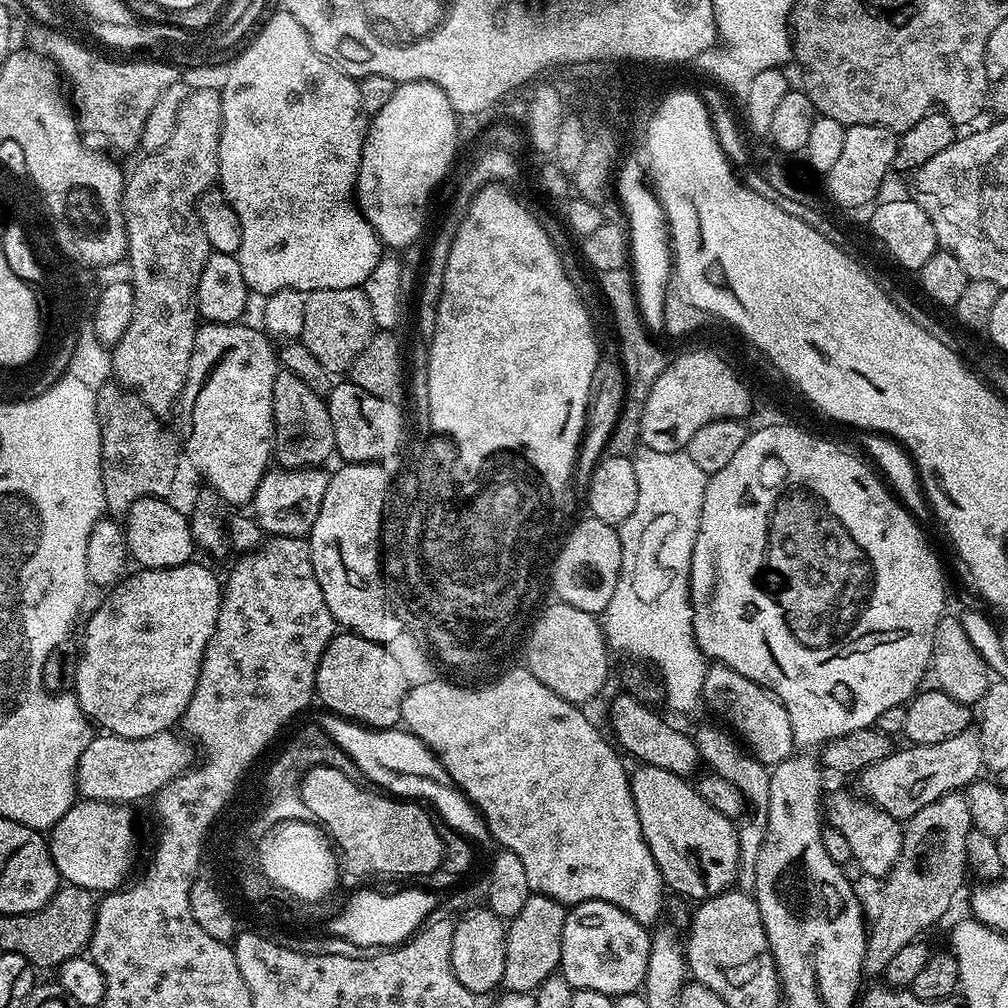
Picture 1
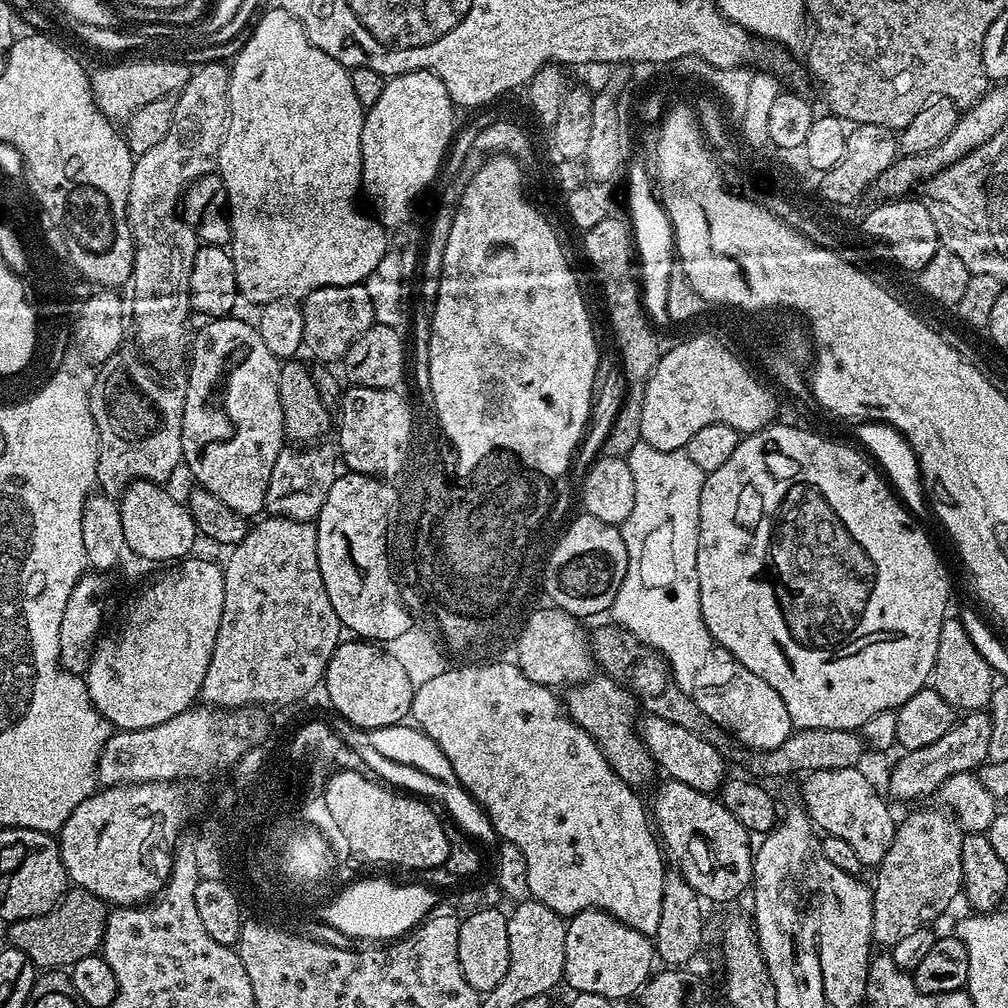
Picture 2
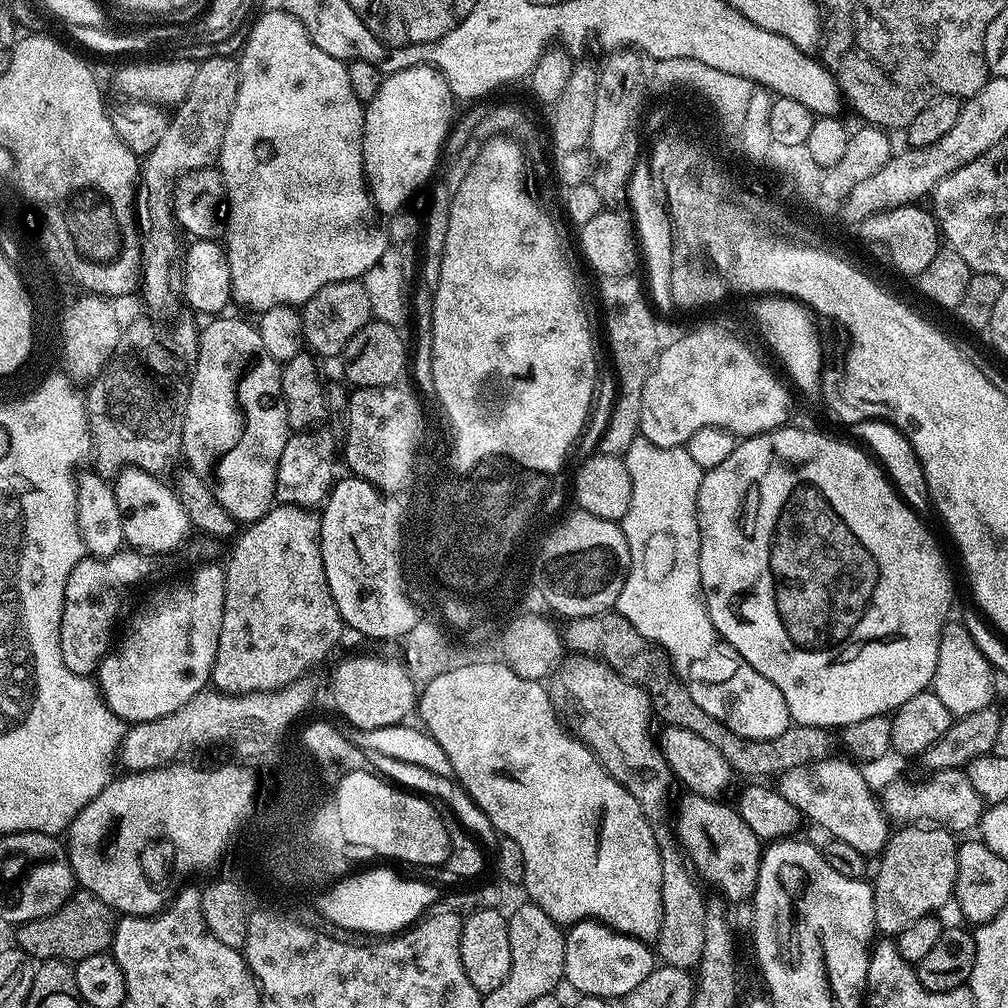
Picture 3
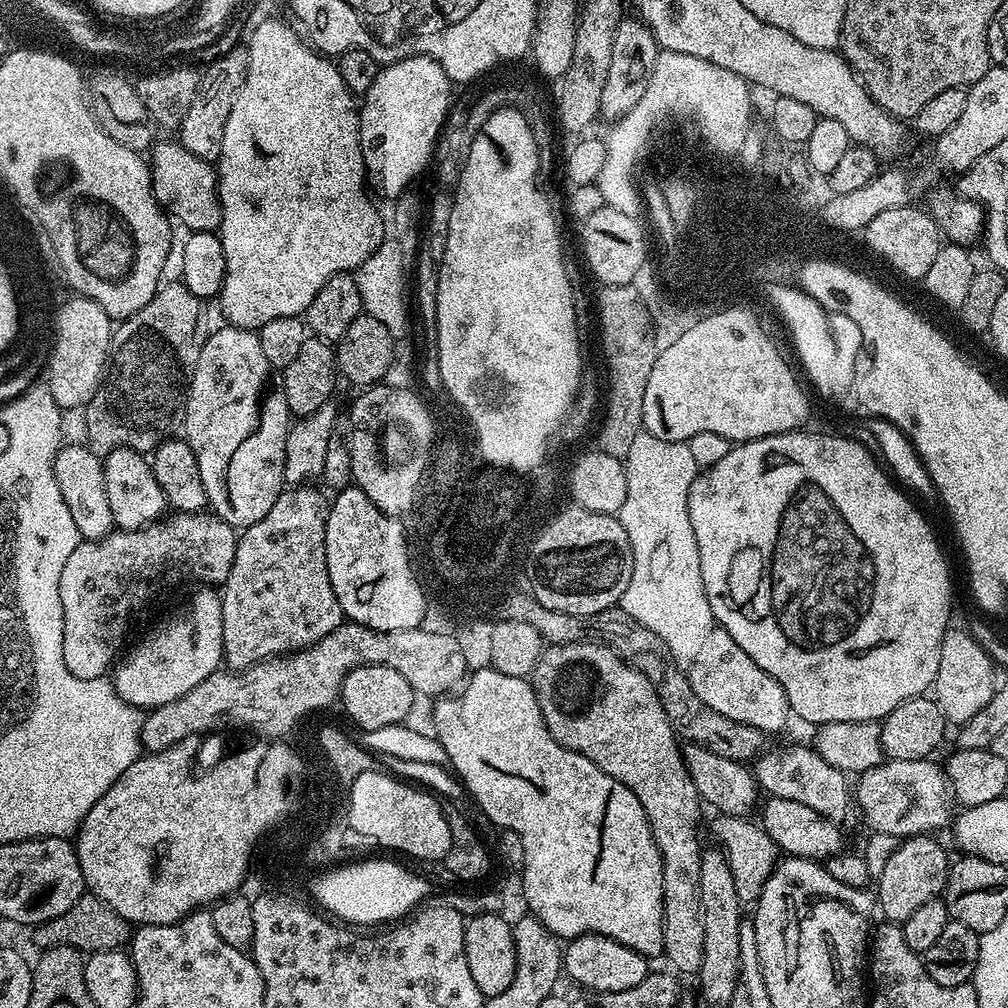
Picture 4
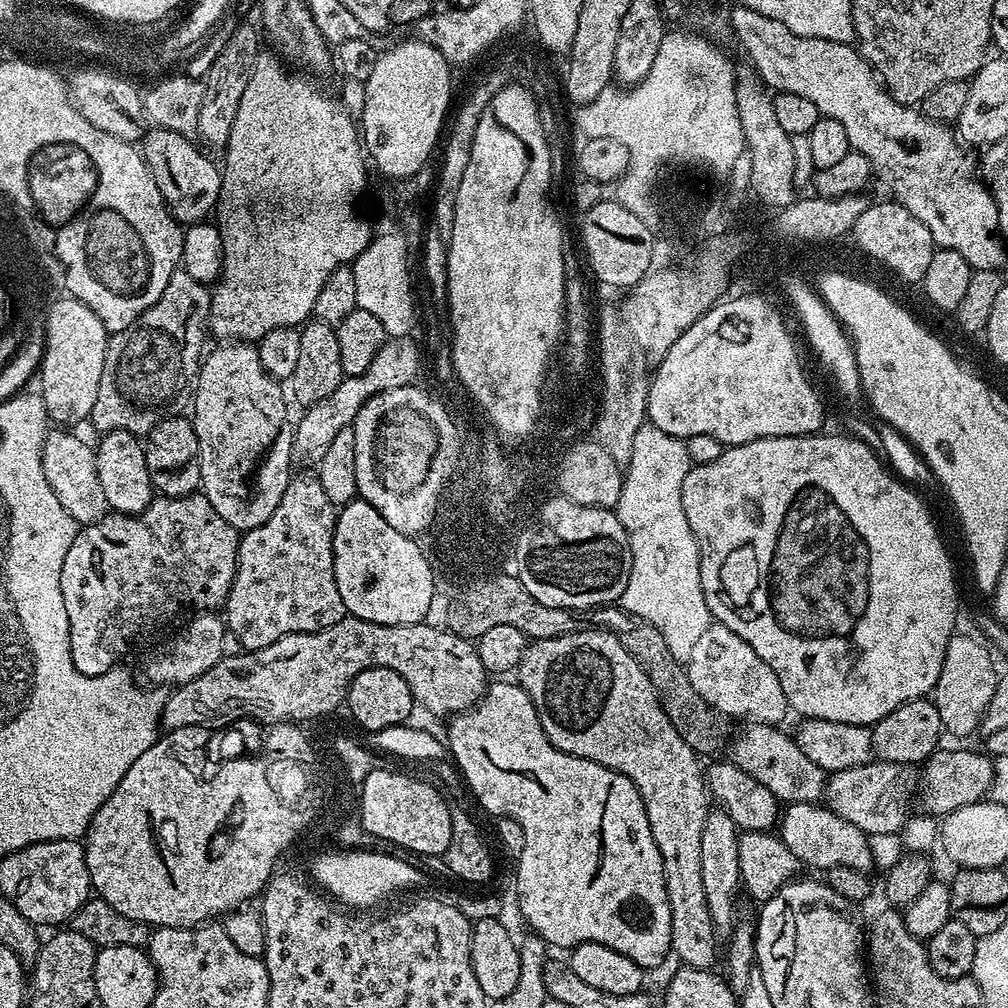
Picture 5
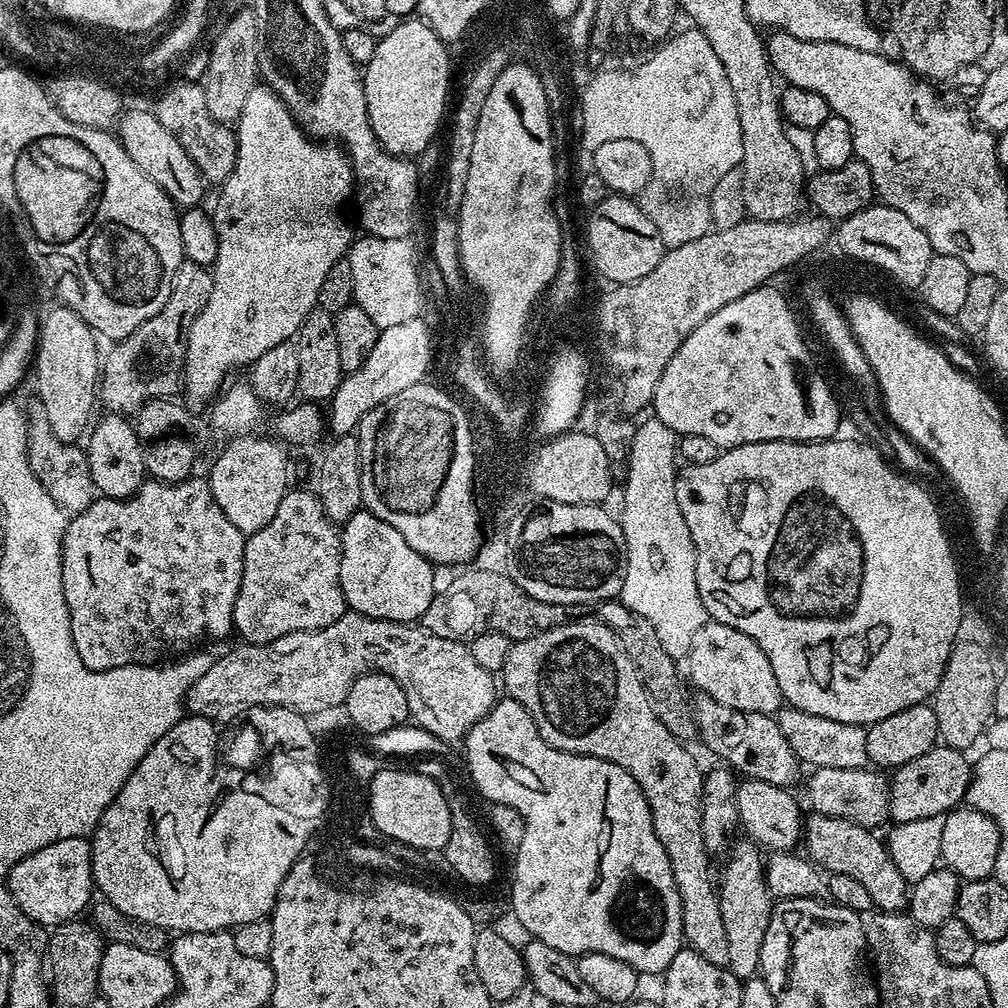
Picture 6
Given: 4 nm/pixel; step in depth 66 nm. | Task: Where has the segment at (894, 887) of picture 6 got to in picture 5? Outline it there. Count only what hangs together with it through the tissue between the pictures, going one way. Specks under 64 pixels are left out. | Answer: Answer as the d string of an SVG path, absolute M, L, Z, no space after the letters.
M819 803L787 805L778 821L778 835L780 841L790 850L790 854L794 854L794 858L800 860L801 865L808 867L809 864L810 867L821 868L821 870L834 866L850 866L850 870L858 870L865 874L871 873L873 841L865 832L858 830L854 822L846 822L827 806L821 806Z

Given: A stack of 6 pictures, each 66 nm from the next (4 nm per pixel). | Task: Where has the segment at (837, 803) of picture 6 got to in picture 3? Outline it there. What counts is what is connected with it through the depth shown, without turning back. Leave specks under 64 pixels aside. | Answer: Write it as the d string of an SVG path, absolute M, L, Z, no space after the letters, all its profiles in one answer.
M938 768L927 774L925 780L892 780L885 786L882 807L889 821L931 822L946 826L952 834L975 829L984 809L984 800L971 785L967 773L959 768Z

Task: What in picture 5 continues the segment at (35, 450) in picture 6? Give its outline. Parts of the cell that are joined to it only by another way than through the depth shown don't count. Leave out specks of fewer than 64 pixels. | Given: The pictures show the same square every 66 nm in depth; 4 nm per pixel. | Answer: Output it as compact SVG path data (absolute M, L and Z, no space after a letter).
M52 430L44 439L42 446L42 474L46 474L46 482L50 482L50 490L62 502L62 510L74 518L77 525L93 524L109 515L106 494L102 494L102 486L98 482L98 466L93 445L79 440L72 430Z

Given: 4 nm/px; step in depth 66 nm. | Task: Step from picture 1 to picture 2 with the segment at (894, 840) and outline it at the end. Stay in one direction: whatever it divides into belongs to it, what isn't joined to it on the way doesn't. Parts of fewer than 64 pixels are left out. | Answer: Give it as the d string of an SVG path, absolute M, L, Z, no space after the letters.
M859 767L842 770L818 770L808 772L803 777L800 792L804 795L802 807L821 833L843 838L854 849L854 854L863 867L877 866L892 844L898 825L897 817L892 817L888 804L876 793L876 788L860 773Z

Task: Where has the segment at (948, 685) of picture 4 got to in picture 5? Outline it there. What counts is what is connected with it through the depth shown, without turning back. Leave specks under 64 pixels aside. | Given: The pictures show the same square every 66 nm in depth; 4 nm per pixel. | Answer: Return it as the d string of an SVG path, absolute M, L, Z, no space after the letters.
M953 635L952 641L946 646L946 658L942 658L942 674L938 674L934 689L934 703L941 729L952 736L968 736L979 729L986 706L990 706L990 698L994 698L998 675L998 667L988 653L989 645L983 639L975 640L972 636L960 635Z

